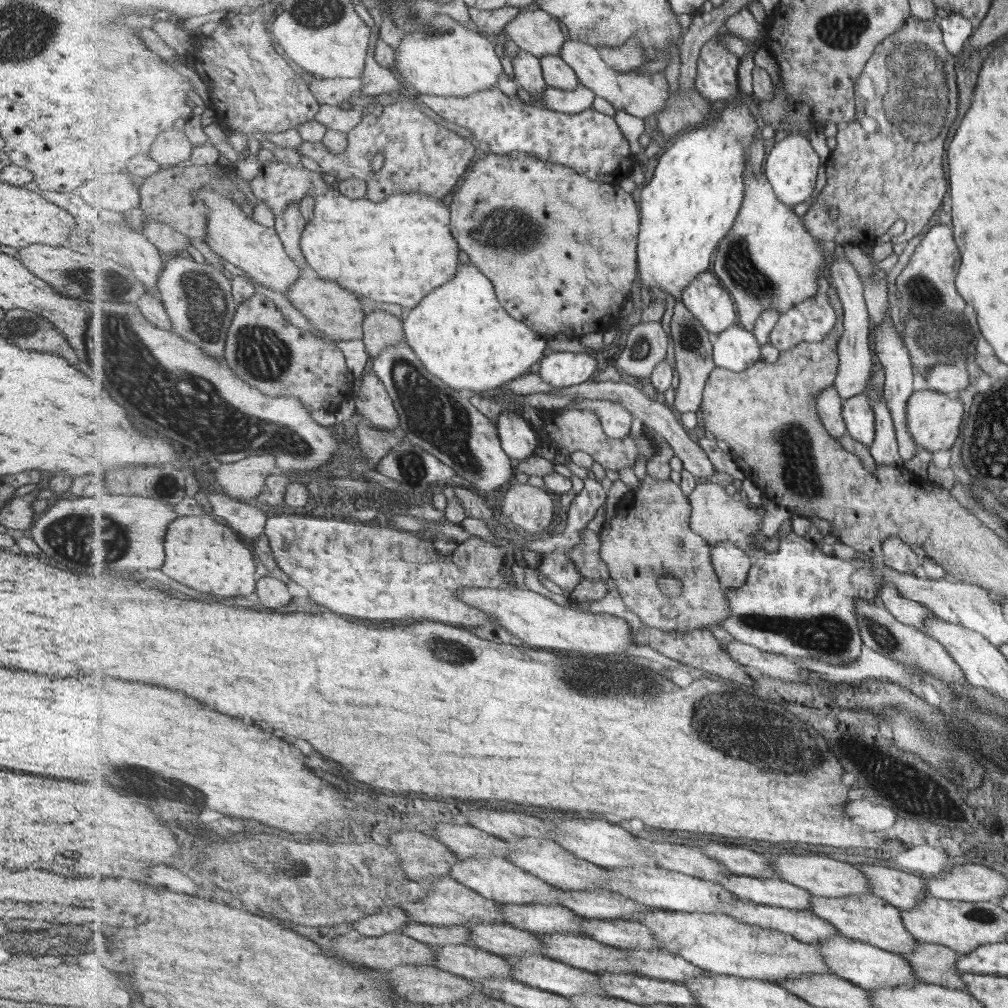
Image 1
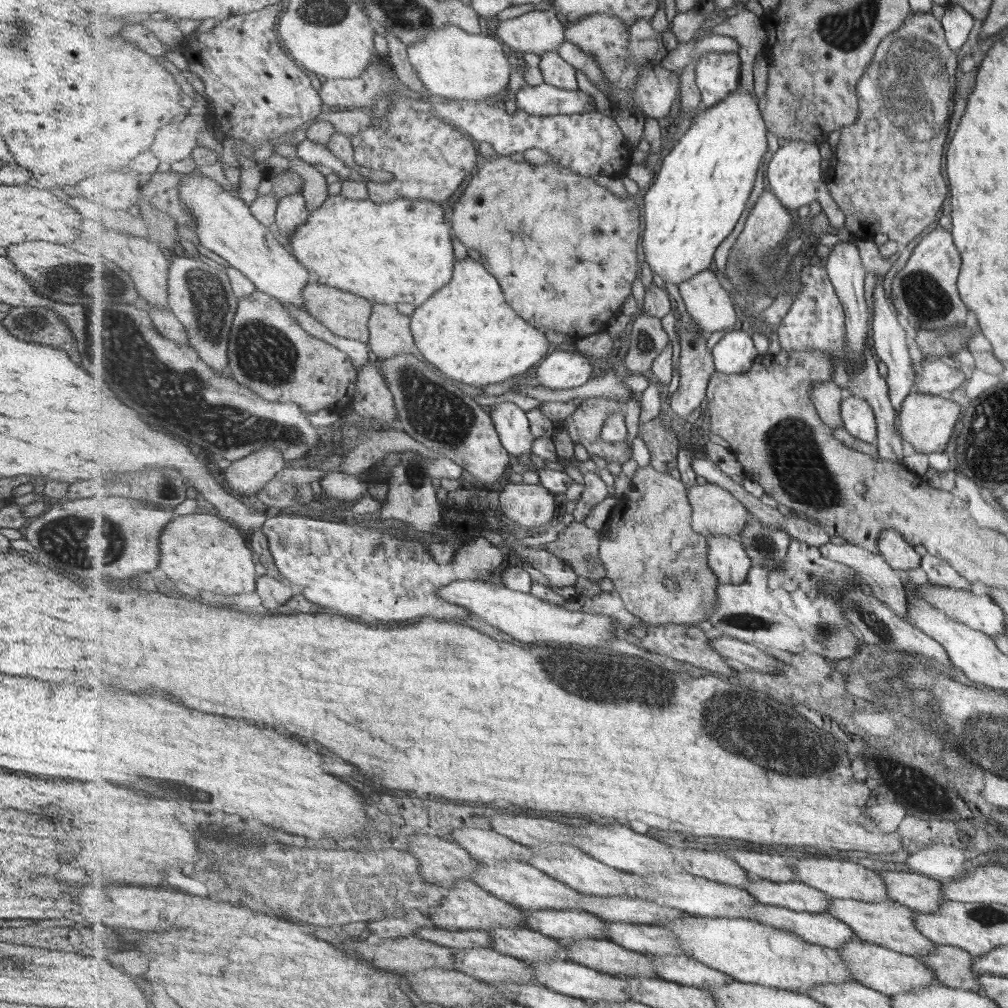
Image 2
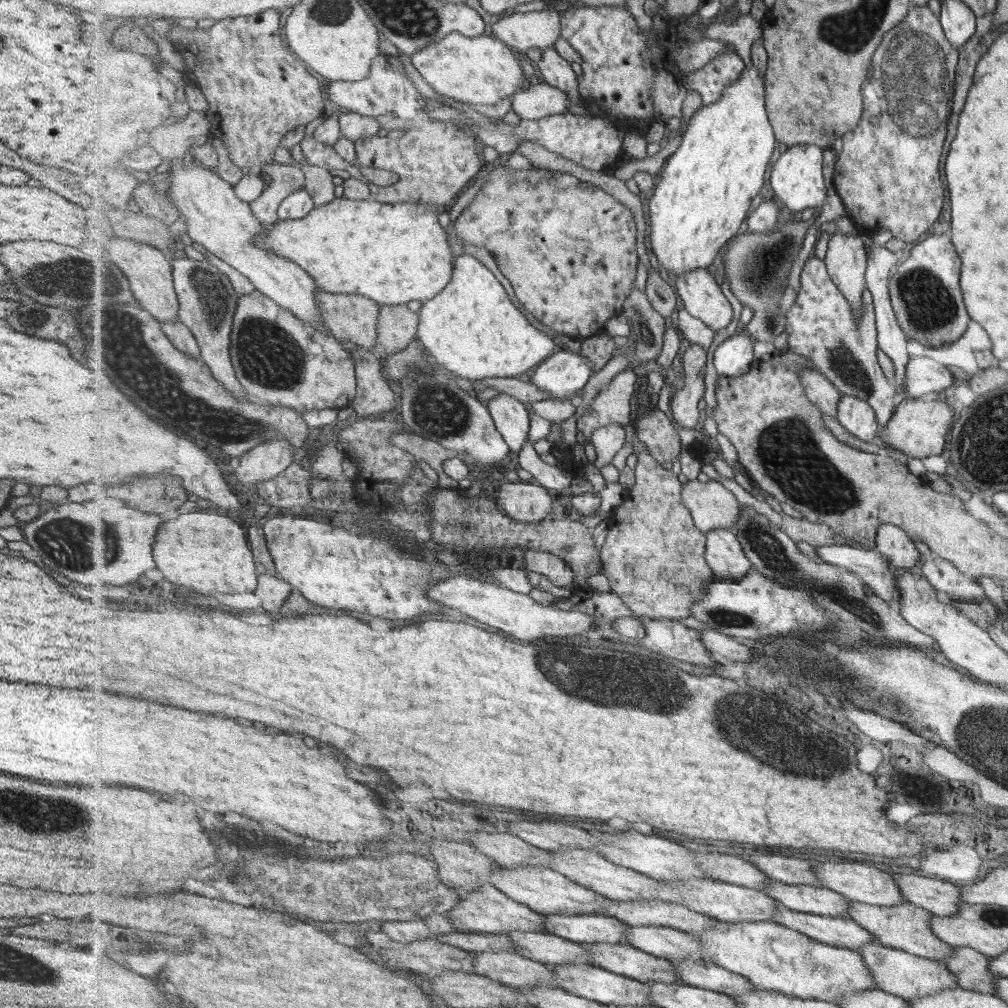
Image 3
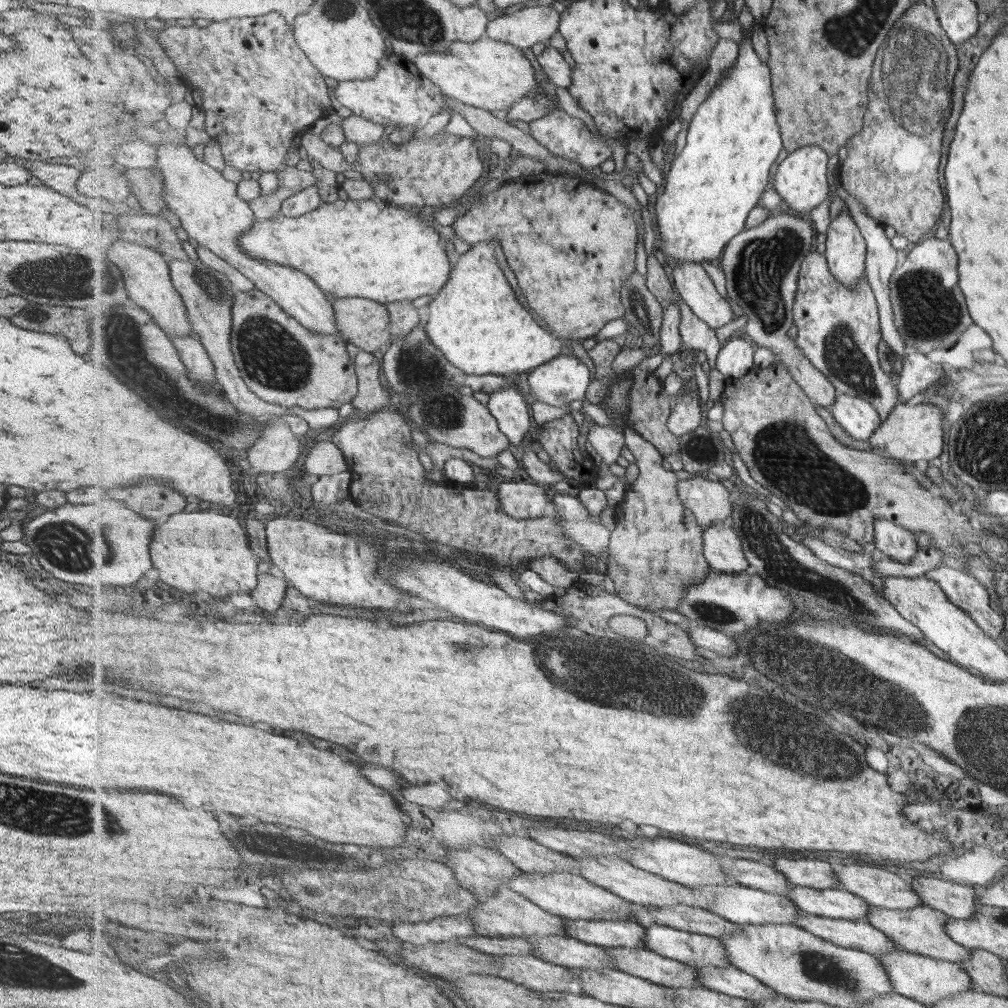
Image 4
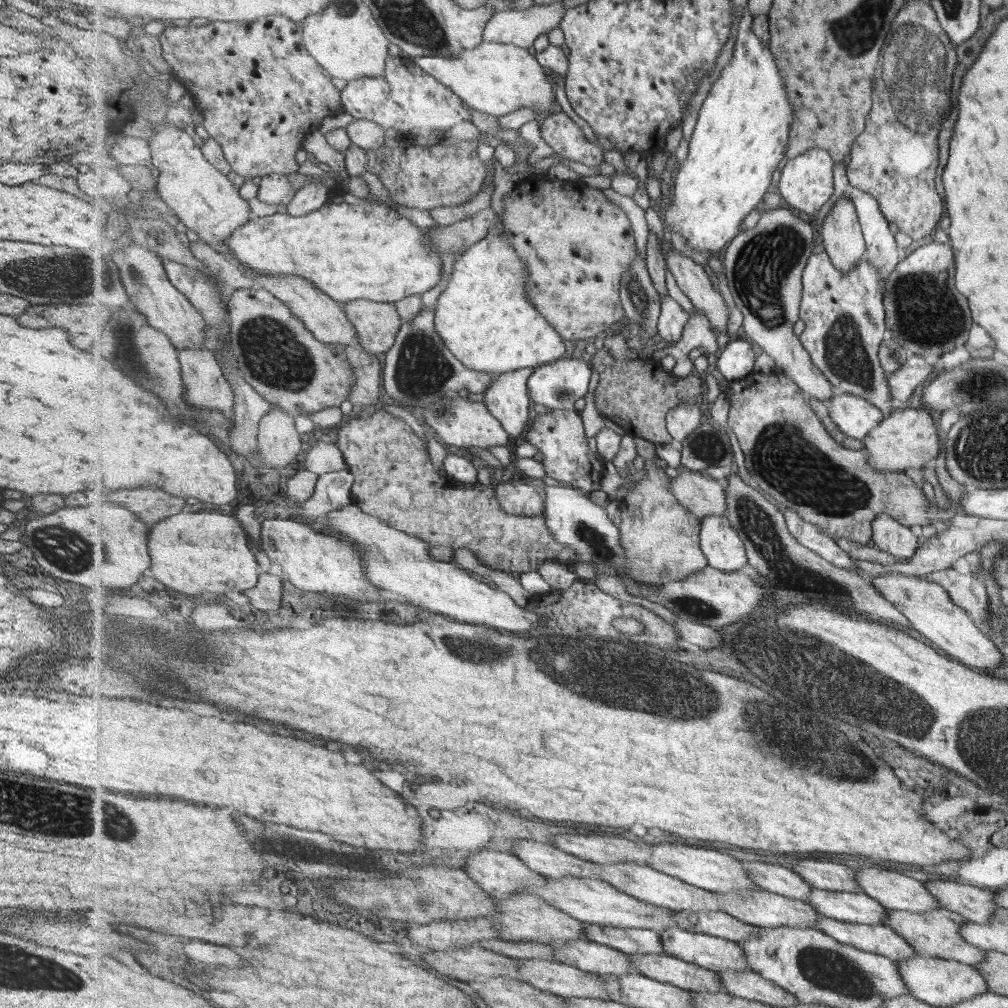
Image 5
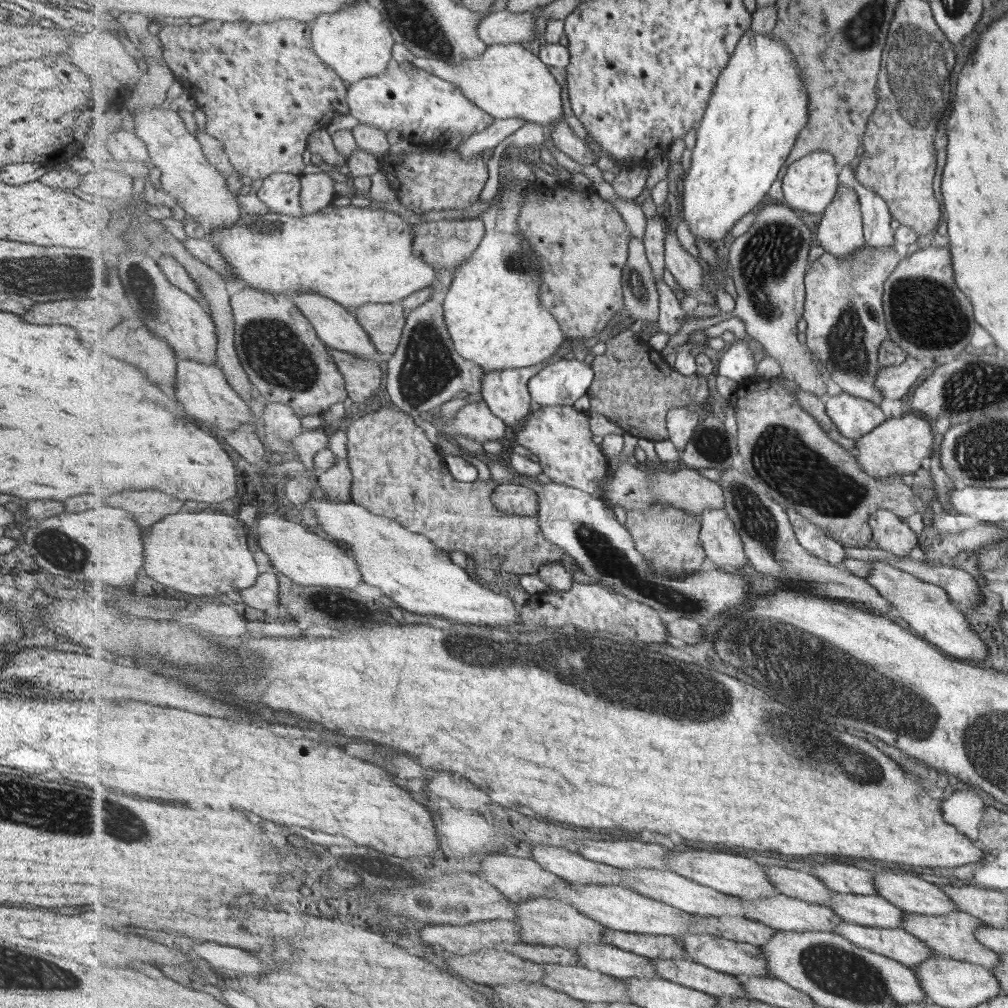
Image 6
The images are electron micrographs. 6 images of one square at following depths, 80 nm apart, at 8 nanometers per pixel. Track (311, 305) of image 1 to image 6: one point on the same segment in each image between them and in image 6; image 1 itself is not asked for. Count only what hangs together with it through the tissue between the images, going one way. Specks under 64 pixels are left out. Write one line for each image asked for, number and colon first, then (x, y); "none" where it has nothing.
2: (348, 315)
3: (351, 317)
4: (366, 323)
5: (377, 324)
6: (385, 323)

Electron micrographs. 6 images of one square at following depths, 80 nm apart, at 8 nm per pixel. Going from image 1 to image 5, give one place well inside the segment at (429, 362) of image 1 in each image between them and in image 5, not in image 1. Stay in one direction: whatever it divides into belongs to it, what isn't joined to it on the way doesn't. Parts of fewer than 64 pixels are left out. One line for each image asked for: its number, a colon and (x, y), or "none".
2: (468, 330)
3: (472, 327)
4: (476, 320)
5: (485, 315)

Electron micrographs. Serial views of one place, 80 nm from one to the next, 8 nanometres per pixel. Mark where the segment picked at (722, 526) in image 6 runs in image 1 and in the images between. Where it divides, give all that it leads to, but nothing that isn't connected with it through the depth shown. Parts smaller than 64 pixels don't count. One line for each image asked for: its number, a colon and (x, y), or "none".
1: (733, 566)
2: (727, 557)
3: (725, 555)
4: (723, 549)
5: (723, 545)

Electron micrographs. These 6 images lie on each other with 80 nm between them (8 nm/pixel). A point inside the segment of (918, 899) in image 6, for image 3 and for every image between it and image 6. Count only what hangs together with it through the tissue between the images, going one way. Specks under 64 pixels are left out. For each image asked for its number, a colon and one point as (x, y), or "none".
3: (860, 882)
4: (880, 888)
5: (898, 892)

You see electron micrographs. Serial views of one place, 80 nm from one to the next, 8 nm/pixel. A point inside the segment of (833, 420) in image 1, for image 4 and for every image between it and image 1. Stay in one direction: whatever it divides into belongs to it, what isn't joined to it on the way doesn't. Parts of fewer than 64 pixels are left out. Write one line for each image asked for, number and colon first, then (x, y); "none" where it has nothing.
2: (828, 397)
3: (821, 390)
4: (762, 265)

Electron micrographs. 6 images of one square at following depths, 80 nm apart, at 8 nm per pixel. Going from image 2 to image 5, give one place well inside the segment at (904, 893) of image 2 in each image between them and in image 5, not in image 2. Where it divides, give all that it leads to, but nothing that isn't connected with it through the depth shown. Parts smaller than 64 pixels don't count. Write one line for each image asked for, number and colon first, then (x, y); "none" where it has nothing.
3: (942, 898)
4: (959, 901)
5: (977, 905)

